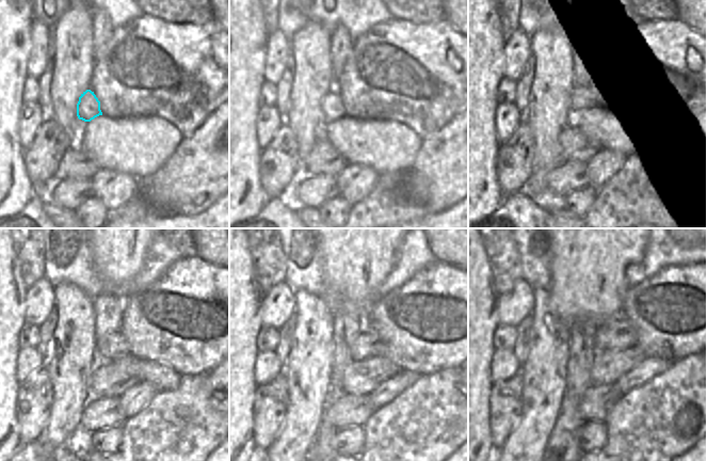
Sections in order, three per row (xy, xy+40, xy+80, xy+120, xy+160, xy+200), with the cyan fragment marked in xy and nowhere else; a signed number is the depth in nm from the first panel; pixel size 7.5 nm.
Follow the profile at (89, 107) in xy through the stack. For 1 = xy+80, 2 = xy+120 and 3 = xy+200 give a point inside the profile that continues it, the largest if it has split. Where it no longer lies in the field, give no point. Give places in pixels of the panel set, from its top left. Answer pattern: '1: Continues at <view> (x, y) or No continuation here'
1: Continues at xy+80 (581, 99)
2: Continues at xy+120 (111, 347)
3: Continues at xy+200 (617, 333)

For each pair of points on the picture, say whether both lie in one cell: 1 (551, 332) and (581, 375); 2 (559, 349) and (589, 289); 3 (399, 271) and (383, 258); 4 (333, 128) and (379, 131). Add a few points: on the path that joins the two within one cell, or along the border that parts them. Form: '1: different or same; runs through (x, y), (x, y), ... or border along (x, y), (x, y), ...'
1: different; border along (569, 331), (569, 356), (564, 381)
2: different; border along (551, 308), (568, 327)
3: different; border along (401, 242), (397, 253), (397, 260), (380, 287)
4: same; runs through (344, 131), (367, 131)

